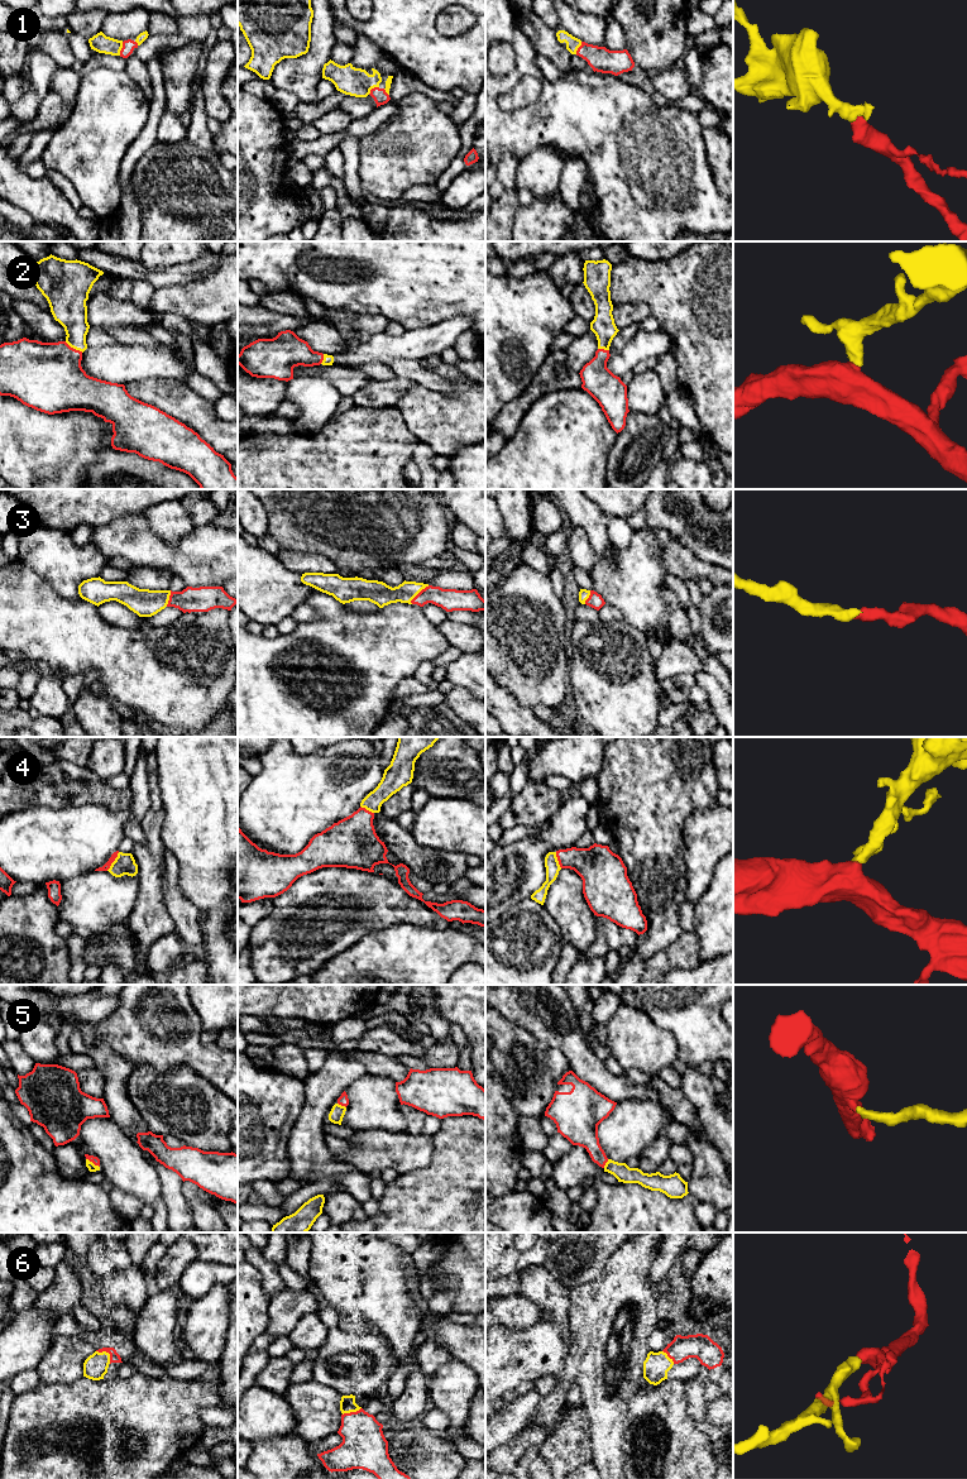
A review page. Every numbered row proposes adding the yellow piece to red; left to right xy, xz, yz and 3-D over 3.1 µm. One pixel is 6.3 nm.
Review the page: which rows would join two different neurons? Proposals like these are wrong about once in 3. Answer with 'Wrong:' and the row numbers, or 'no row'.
Wrong: no row

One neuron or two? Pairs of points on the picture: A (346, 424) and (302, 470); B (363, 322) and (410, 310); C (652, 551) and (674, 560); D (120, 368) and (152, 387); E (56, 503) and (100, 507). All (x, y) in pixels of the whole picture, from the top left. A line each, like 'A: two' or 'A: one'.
A: one
B: two
C: two
D: two
E: one

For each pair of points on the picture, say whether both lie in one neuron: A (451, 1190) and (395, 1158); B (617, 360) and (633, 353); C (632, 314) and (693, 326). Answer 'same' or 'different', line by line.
A: different
B: same
C: different

